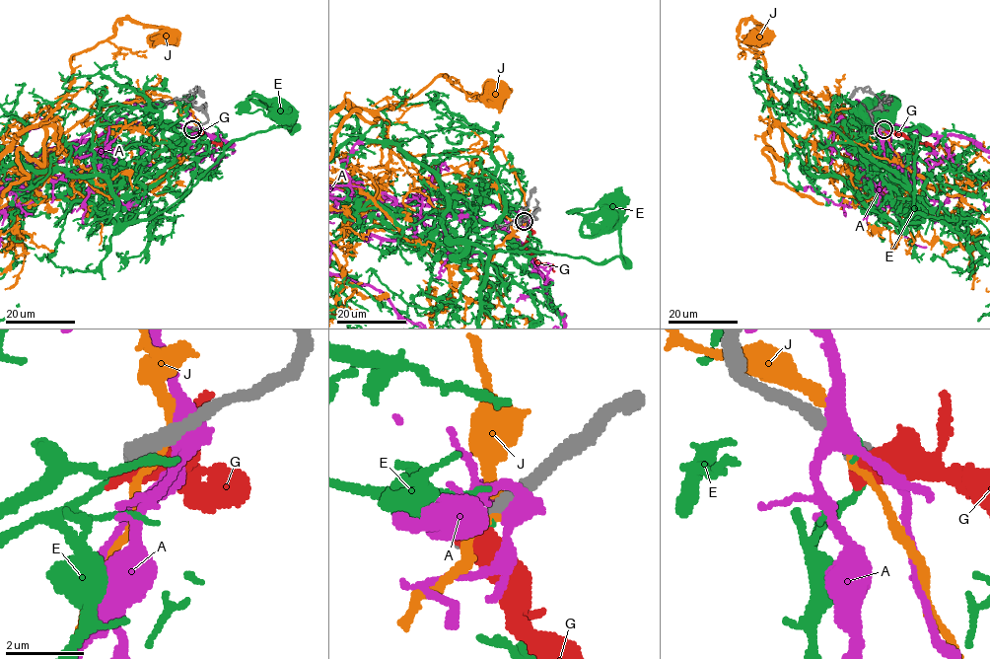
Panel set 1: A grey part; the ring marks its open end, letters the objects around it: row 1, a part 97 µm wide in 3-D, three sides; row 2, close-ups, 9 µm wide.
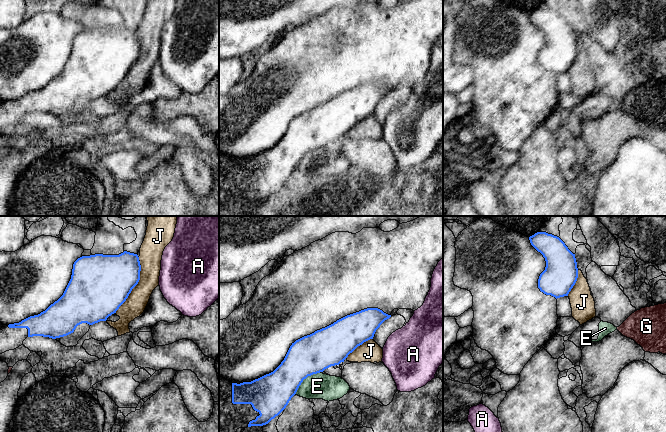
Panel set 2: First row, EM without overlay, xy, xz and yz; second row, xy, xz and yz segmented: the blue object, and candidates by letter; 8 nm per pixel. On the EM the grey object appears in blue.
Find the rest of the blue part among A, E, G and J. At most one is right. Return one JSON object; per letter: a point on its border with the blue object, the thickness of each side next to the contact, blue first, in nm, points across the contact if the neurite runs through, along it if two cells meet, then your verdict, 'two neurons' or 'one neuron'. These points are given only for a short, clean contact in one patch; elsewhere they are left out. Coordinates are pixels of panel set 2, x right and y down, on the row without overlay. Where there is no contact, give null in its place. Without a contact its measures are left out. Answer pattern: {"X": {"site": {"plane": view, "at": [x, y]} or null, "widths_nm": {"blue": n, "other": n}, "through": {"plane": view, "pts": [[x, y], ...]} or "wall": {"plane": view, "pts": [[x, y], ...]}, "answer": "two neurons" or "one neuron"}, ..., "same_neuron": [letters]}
{"A": {"site": null, "answer": "two neurons"}, "E": {"site": {"plane": "xz", "at": [305, 154]}, "widths_nm": {"blue": 320, "other": 200}, "answer": "two neurons"}, "G": {"site": null, "answer": "two neurons"}, "J": {"site": {"plane": "xy", "at": [136, 60]}, "widths_nm": {"blue": 440, "other": 180}, "answer": "two neurons"}, "same_neuron": []}

